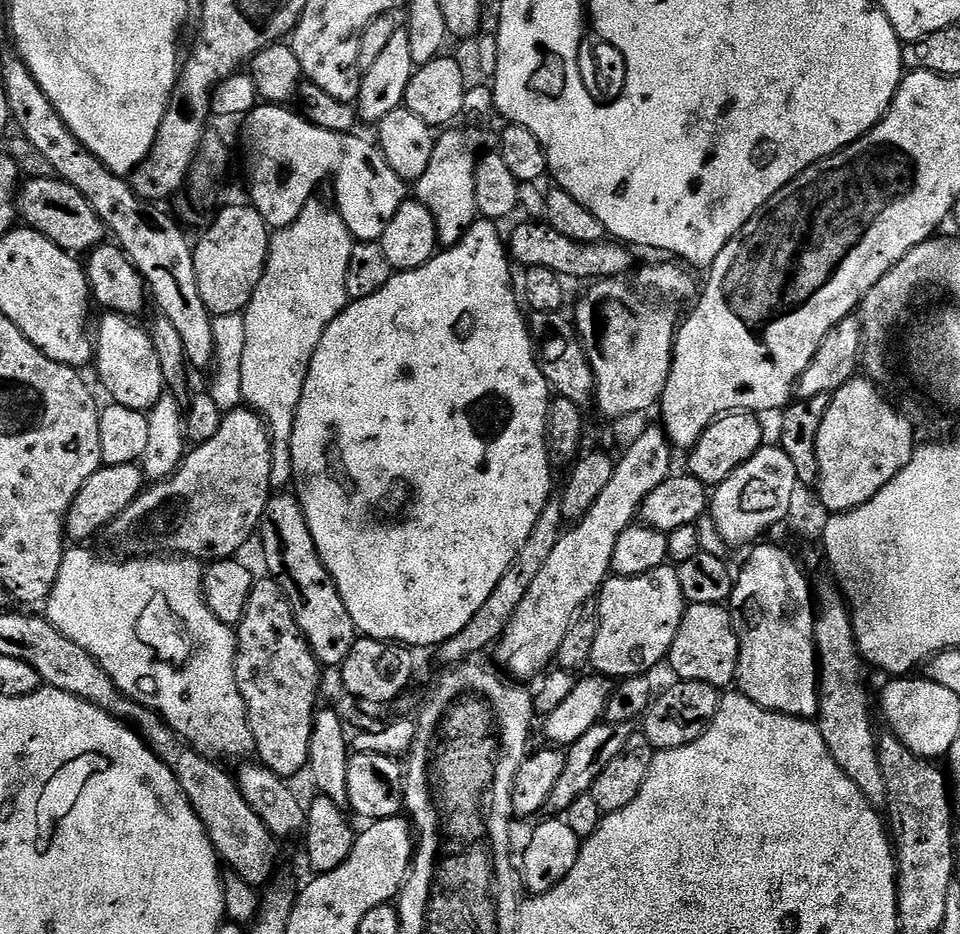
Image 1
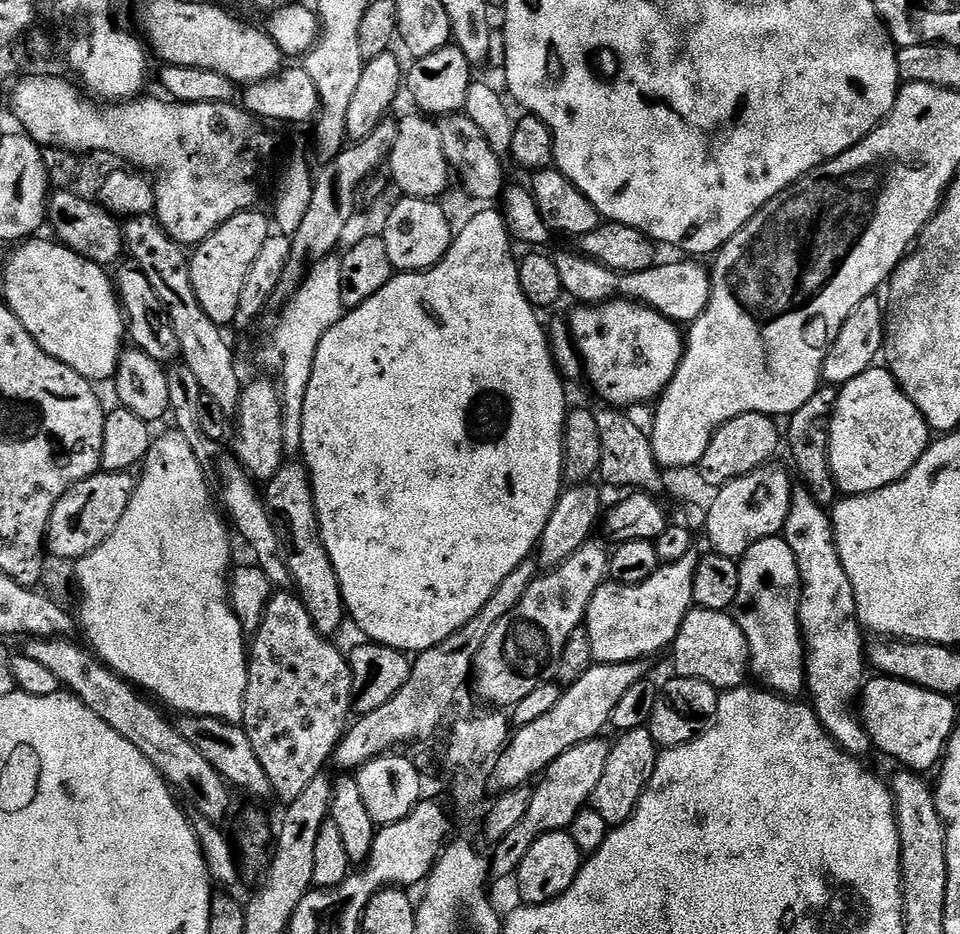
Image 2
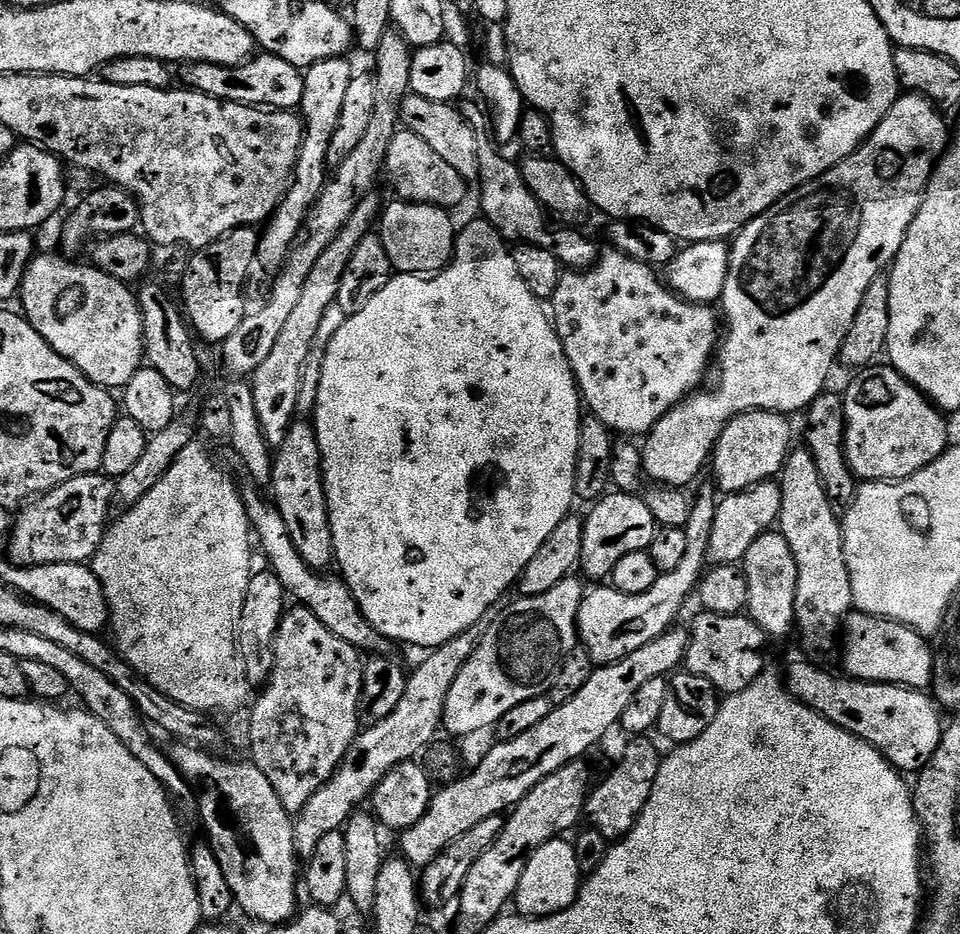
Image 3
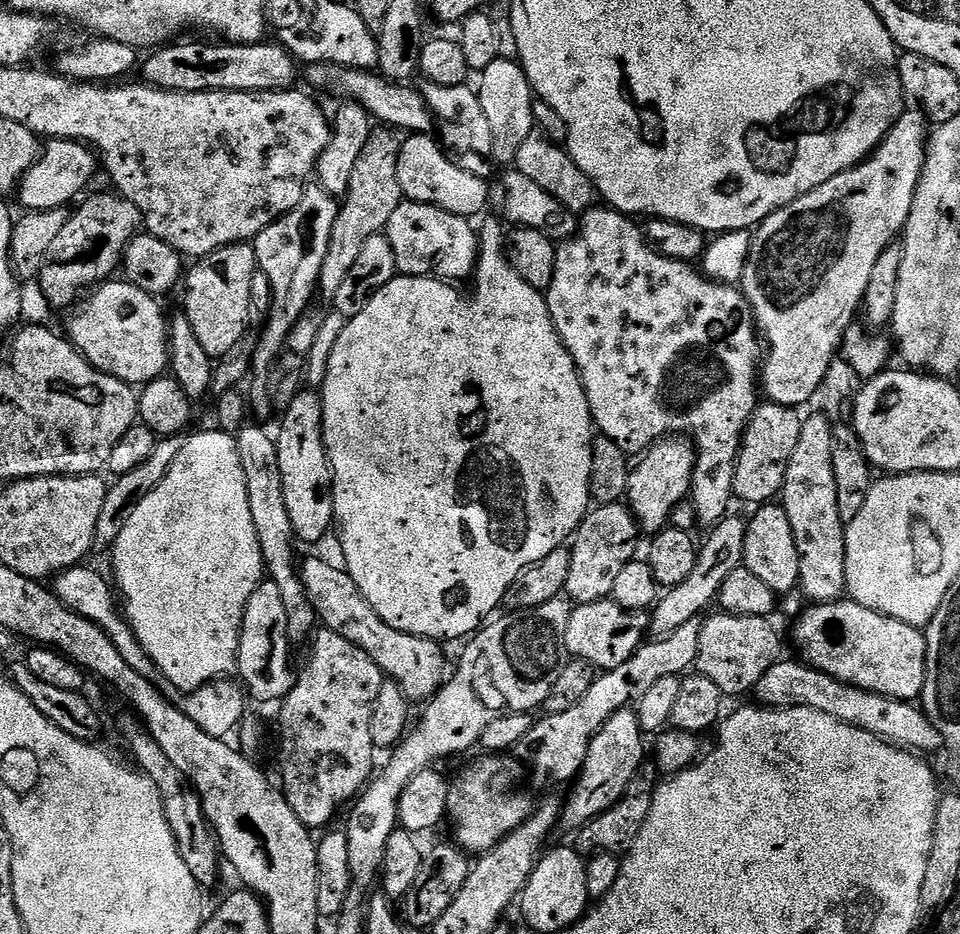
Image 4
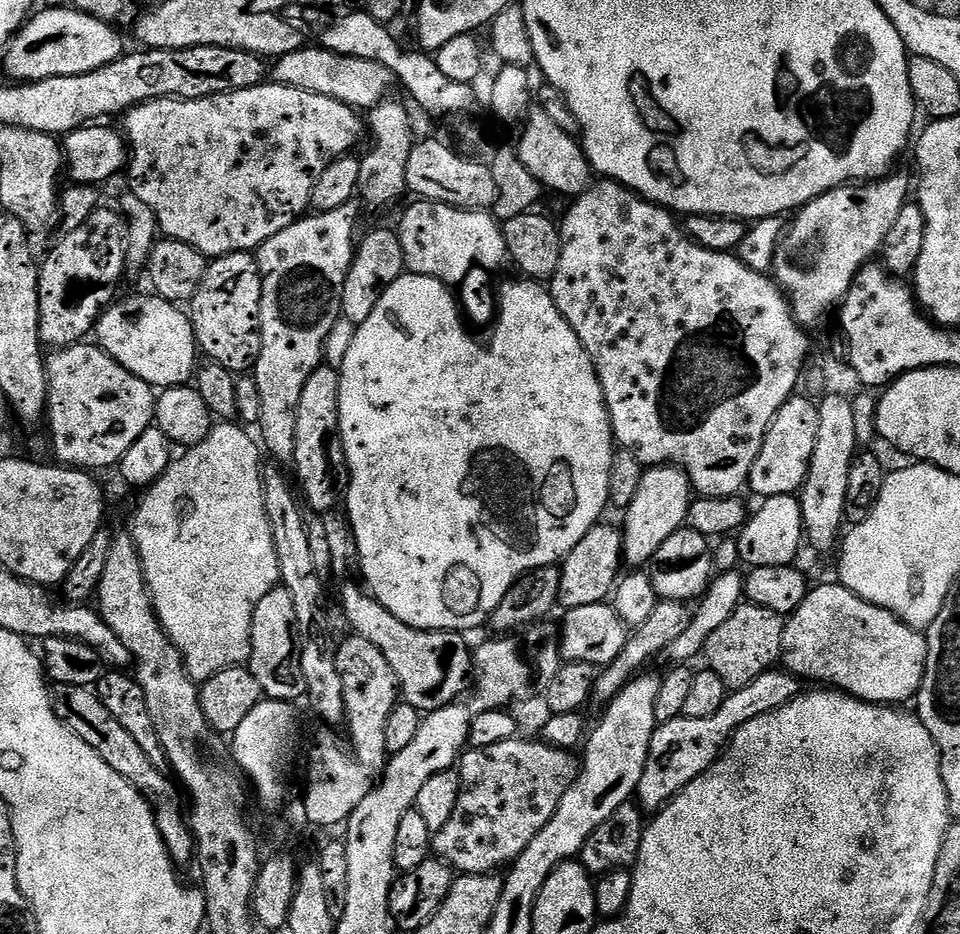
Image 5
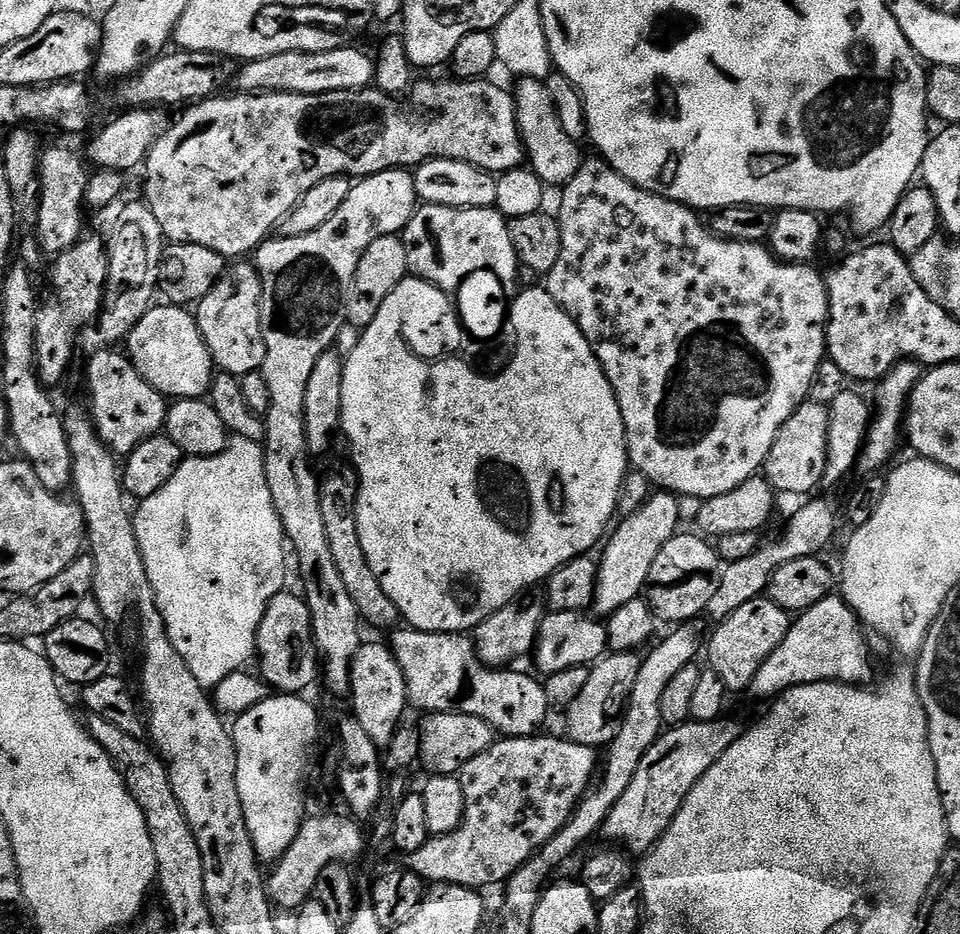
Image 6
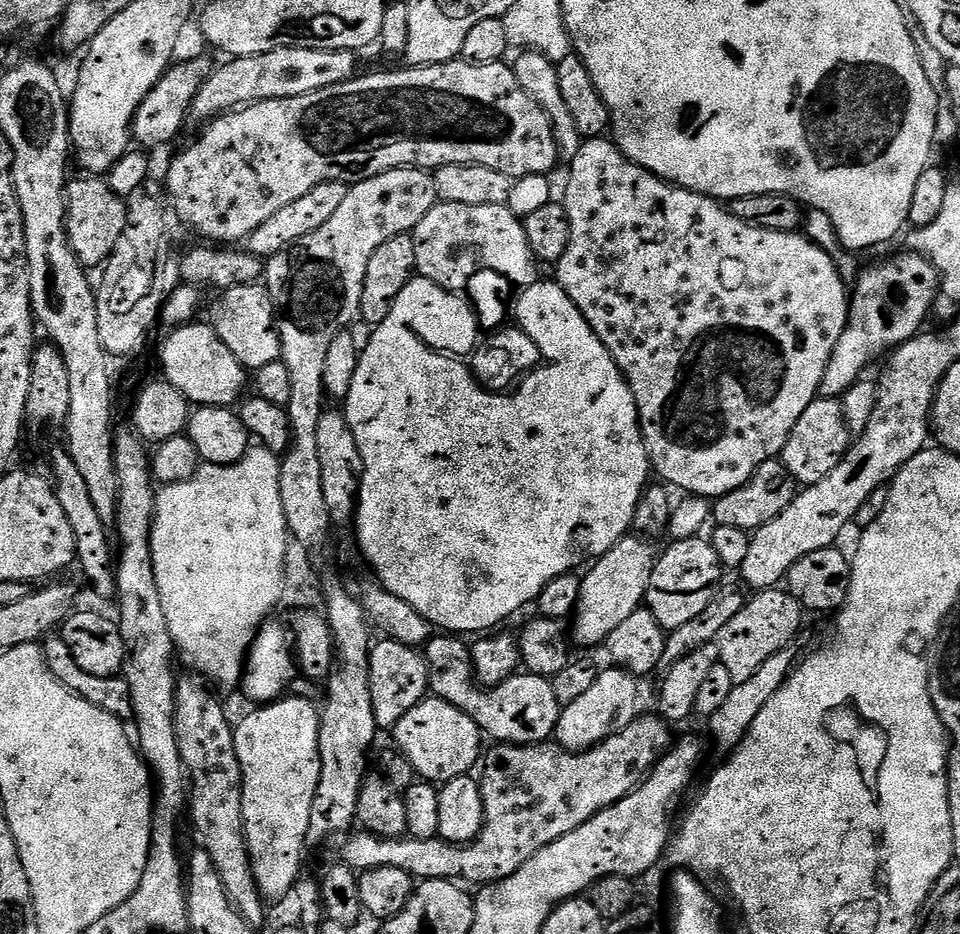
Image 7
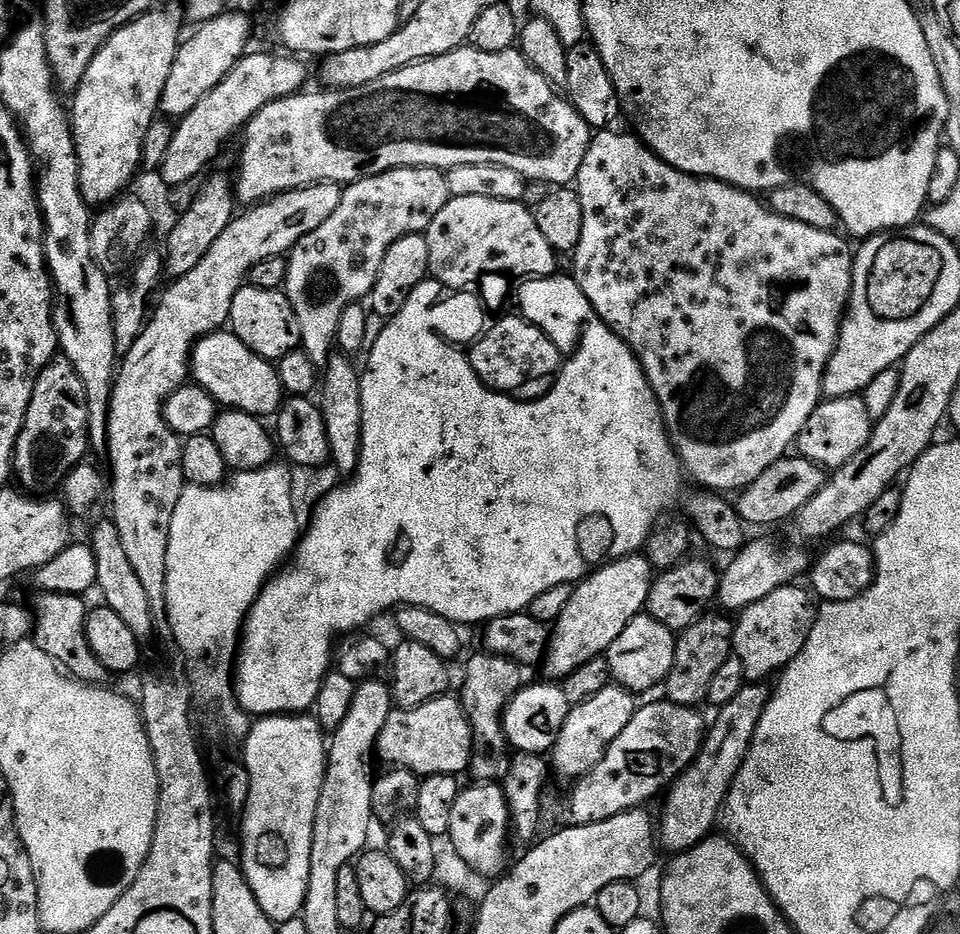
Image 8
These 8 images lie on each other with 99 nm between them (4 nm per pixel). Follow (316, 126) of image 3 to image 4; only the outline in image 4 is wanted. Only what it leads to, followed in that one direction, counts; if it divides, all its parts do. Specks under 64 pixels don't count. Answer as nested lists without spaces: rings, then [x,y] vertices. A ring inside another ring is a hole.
[[[312,182],[304,189],[302,202],[298,202],[294,210],[290,210],[256,235],[256,262],[259,271],[268,275],[272,305],[268,308],[264,333],[259,333],[256,353],[252,355],[250,408],[255,415],[257,412],[260,416],[268,416],[274,412],[274,392],[270,387],[270,377],[273,375],[274,365],[285,351],[288,336],[294,326],[313,307],[312,296],[314,300],[320,287],[322,262],[326,262],[326,252],[330,250],[330,236],[340,209],[337,197],[320,187],[319,183]]]

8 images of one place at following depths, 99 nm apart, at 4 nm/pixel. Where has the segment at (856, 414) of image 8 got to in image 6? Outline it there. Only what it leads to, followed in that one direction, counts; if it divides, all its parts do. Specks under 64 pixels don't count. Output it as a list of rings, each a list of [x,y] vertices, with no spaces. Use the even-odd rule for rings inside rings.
[[[815,398],[805,400],[798,406],[798,410],[794,410],[794,414],[790,414],[786,426],[778,430],[778,438],[774,438],[774,446],[770,446],[770,454],[762,469],[763,475],[777,493],[789,492],[792,496],[807,497],[812,494],[807,492],[824,484],[829,430],[828,404],[819,404]]]

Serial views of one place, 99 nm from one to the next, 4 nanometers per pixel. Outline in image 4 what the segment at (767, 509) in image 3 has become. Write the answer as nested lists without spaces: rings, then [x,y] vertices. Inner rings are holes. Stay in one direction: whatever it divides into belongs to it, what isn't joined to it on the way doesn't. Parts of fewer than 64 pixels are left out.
[[[730,514],[711,527],[711,533],[697,551],[696,564],[690,572],[690,577],[678,586],[667,589],[656,602],[649,619],[649,633],[653,637],[669,636],[686,622],[697,619],[701,615],[700,612],[719,597],[722,582],[730,571],[743,563],[747,523],[734,516]]]

